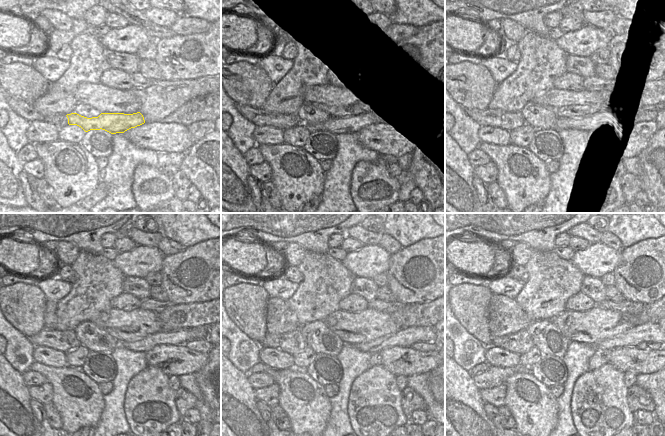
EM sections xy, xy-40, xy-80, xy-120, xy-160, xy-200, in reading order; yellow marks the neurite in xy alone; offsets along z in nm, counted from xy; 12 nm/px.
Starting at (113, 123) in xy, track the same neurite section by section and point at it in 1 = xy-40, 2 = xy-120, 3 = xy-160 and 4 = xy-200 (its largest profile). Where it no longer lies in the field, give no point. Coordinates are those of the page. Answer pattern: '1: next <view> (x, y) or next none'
1: next xy-40 (349, 124)
2: next xy-120 (178, 337)
3: next xy-160 (405, 338)
4: next xy-200 (648, 332)

